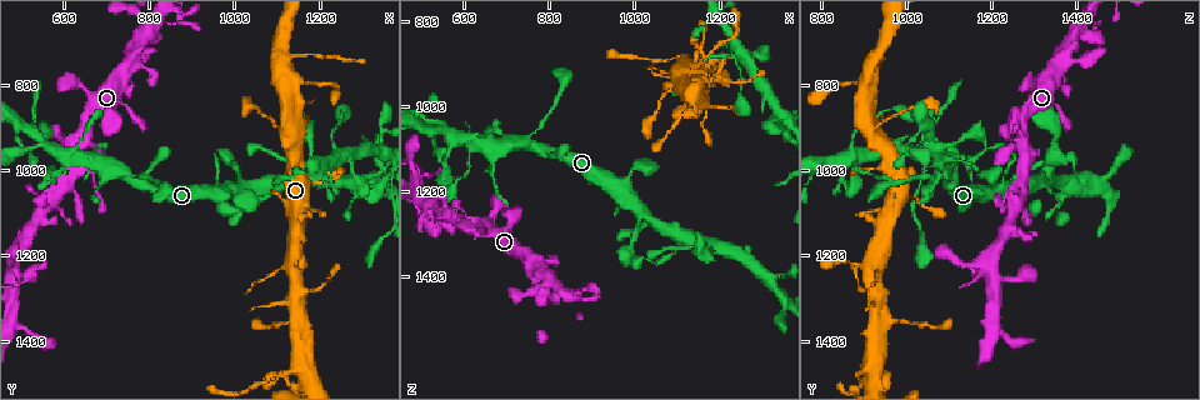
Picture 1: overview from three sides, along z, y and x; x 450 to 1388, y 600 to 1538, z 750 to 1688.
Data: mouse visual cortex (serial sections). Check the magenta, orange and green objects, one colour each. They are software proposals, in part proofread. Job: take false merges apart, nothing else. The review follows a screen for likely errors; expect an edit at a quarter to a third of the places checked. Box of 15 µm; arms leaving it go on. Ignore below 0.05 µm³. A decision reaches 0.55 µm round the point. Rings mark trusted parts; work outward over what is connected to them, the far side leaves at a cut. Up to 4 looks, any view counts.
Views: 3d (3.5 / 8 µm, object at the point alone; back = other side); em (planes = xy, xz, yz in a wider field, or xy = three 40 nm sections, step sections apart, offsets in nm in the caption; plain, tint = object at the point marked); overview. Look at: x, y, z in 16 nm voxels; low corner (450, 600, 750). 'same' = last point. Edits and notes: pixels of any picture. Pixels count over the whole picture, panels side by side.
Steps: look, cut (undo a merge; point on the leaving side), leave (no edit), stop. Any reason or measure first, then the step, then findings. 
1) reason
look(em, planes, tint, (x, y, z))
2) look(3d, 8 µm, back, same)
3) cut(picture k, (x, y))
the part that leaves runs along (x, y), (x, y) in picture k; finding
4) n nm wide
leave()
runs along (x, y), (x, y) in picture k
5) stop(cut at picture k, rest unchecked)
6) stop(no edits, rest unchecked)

thin neck
look(em, planes, tint, (595, 930, 1245))

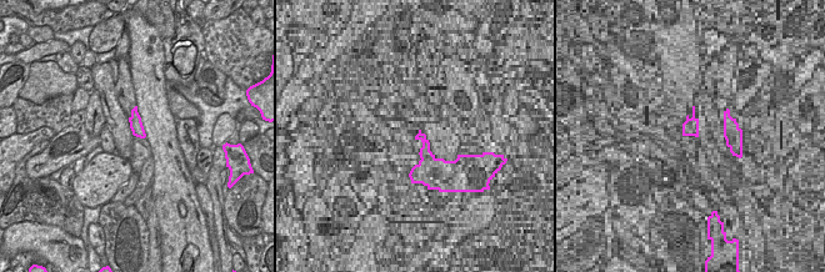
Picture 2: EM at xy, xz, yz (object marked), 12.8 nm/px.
wider look
look(3d, 3.5 µm, same)

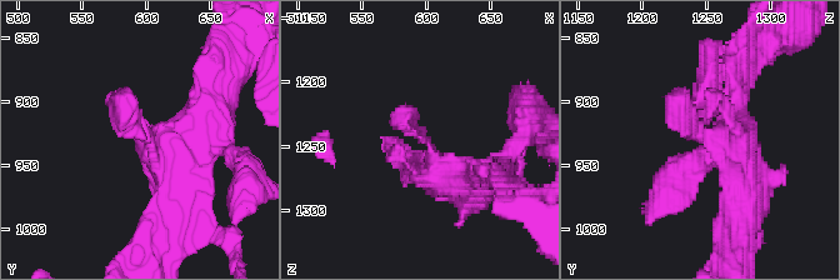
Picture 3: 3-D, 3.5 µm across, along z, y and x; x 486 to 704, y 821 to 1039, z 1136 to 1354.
leave()
runs along (198, 141), (144, 138), (129, 88) in picture 3; all the same cell

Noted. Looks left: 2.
small branch off a trunk
look(3d, 3.5 µm, (1110, 1040, 1325))

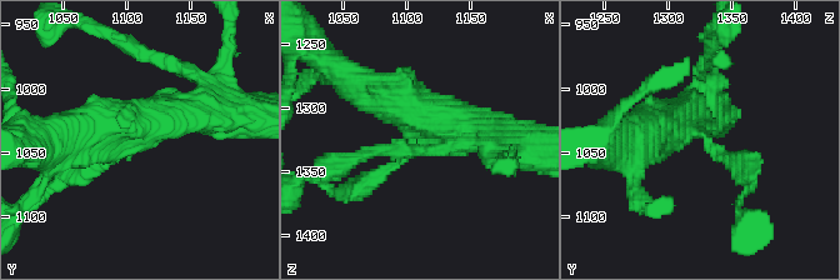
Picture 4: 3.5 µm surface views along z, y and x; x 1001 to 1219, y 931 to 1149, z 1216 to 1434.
3 arms; arms of 150, 450, 500 nm
look(em, xy, step 1, tint, (1110, 1034, 1320))

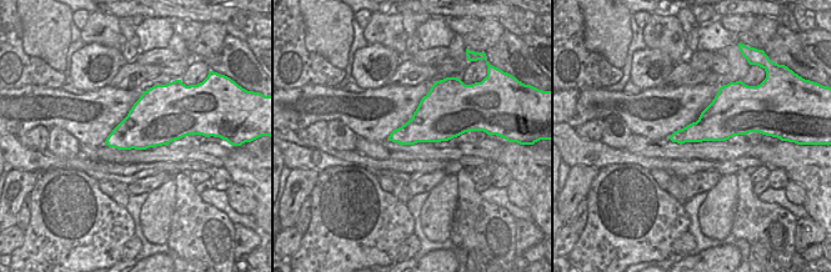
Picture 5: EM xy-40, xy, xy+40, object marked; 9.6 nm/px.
leave()
runs along (349, 78), (456, 129), (498, 138) in picture 4; all the same cell

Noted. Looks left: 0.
stop(no edits, rest unchecked)

